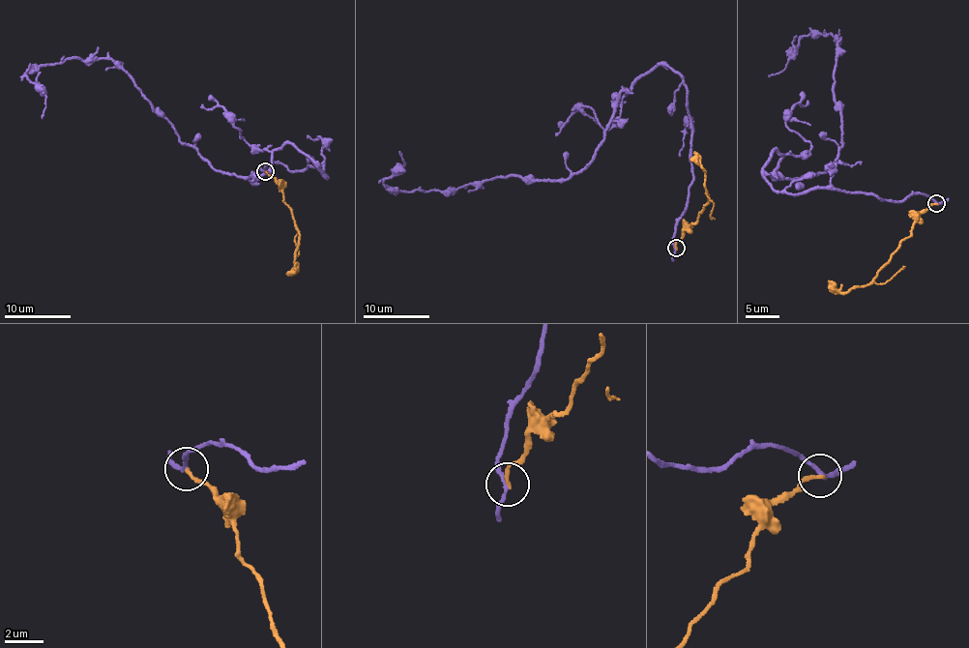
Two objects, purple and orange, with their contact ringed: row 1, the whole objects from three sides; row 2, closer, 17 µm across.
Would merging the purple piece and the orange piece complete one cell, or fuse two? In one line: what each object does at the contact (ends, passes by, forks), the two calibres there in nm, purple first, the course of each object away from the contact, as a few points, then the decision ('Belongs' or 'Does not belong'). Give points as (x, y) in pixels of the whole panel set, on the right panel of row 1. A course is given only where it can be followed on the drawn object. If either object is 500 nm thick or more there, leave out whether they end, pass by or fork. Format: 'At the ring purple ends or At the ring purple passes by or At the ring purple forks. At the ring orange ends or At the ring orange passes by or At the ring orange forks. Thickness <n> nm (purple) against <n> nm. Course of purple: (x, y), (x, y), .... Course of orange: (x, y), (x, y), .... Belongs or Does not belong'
At the ring purple passes by. At the ring orange ends. Thickness 190 nm (purple) against 220 nm. Course of purple: (936, 203), (777, 191), (773, 151), (791, 178), (840, 149), (838, 42), (811, 32), (768, 77). Course of orange: (936, 203), (929, 203), (924, 210), (912, 231), (876, 278), (844, 292), (829, 280). Does not belong

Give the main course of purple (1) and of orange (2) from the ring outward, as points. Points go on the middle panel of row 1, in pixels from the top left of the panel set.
1: (675, 249), (692, 136), (668, 66), (618, 96), (594, 160), (557, 182), (401, 192), (385, 180), (399, 152)
2: (675, 249), (675, 242), (710, 199), (704, 187), (703, 168), (694, 152)

